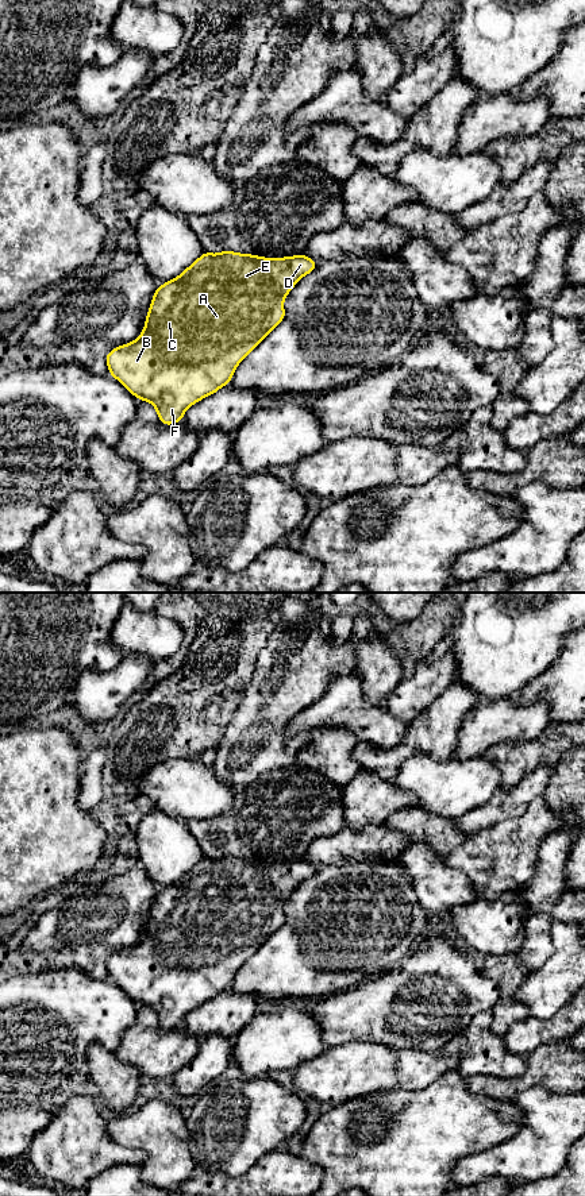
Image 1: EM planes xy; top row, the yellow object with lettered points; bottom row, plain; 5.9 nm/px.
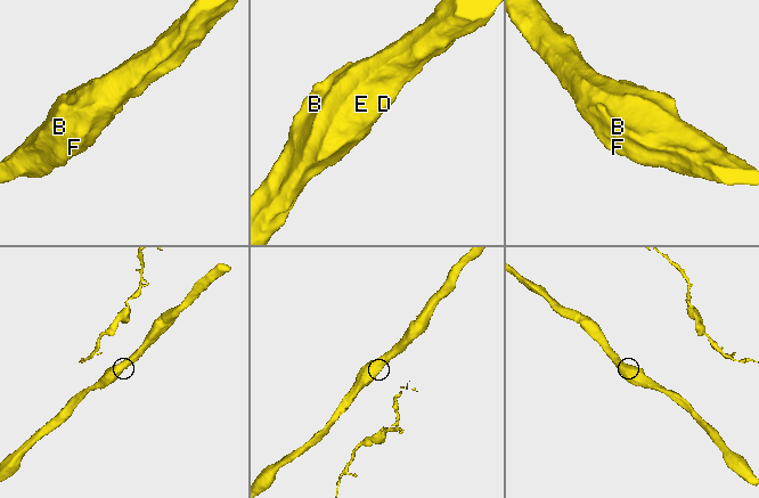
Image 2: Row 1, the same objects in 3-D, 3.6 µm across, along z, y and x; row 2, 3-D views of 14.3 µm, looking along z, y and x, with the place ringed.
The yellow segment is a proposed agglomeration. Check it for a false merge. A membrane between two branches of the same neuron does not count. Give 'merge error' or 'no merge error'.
no merge error

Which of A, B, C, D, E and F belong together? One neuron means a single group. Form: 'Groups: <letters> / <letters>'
Groups: A B C D E F

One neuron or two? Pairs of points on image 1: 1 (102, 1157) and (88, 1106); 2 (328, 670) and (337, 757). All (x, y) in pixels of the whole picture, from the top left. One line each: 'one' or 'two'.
1: one
2: two

